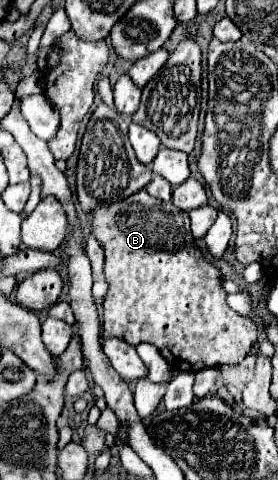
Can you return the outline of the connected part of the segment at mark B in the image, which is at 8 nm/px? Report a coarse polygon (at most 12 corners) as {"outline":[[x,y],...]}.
{"outline":[[146,190],[92,210],[104,338],[180,372],[238,364],[226,304],[188,212]]}

